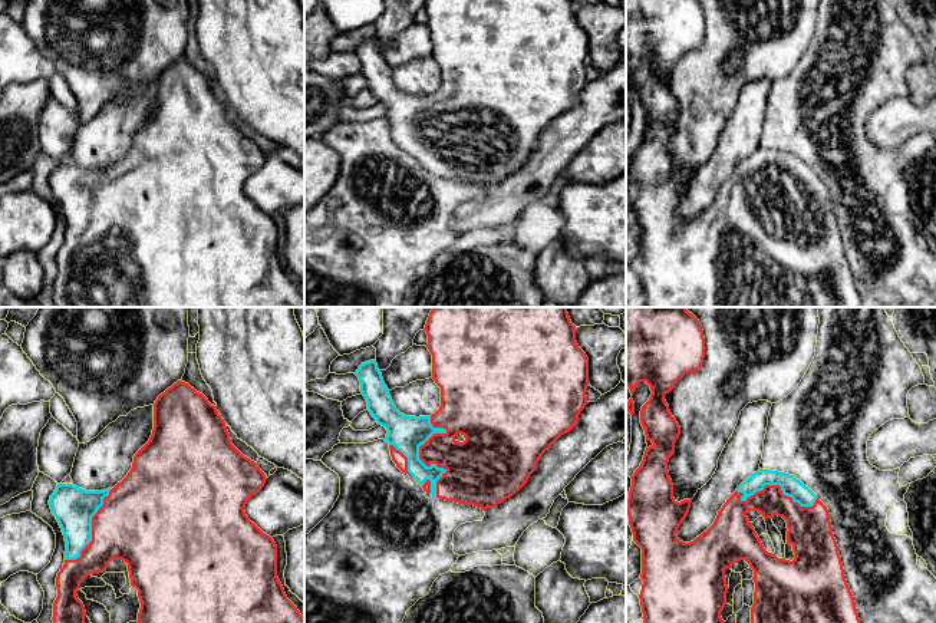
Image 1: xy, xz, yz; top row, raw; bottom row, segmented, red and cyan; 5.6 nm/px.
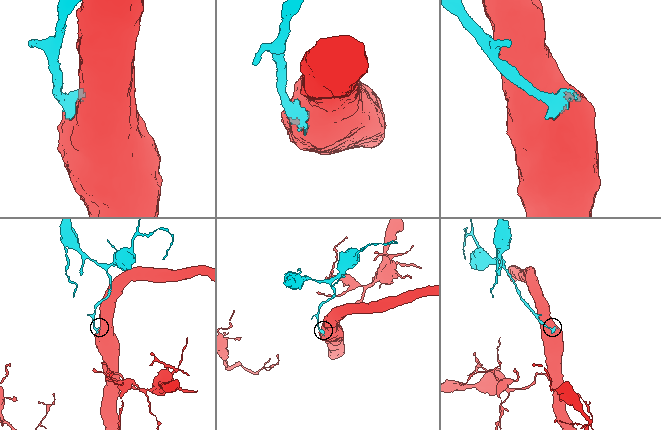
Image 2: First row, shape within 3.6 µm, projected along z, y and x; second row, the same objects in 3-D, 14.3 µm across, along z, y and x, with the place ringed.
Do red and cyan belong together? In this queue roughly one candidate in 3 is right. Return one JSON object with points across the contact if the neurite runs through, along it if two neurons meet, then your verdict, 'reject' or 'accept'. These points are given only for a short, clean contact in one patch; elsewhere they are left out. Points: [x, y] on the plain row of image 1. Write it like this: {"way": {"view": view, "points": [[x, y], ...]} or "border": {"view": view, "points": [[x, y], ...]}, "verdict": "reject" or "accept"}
{"verdict": "accept"}

